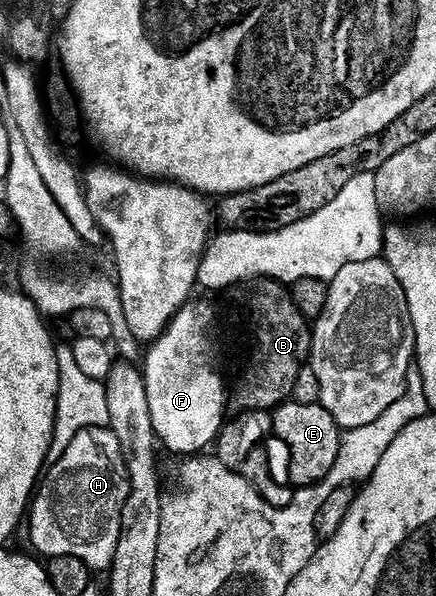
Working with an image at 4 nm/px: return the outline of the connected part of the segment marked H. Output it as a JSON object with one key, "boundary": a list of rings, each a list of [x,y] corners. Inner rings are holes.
{"boundary":[[[110,428],[103,429],[86,429],[80,430],[64,455],[60,457],[60,461],[55,466],[47,468],[44,476],[41,478],[40,484],[37,486],[36,492],[31,500],[28,510],[28,525],[30,521],[30,541],[39,549],[37,552],[43,558],[52,557],[75,557],[80,559],[92,571],[109,570],[114,564],[114,556],[116,555],[116,543],[120,543],[120,531],[122,530],[122,512],[124,511],[124,503],[128,499],[128,491],[130,490],[130,476],[126,474],[126,464],[122,458],[120,451],[120,439],[116,439],[116,435]]]}

